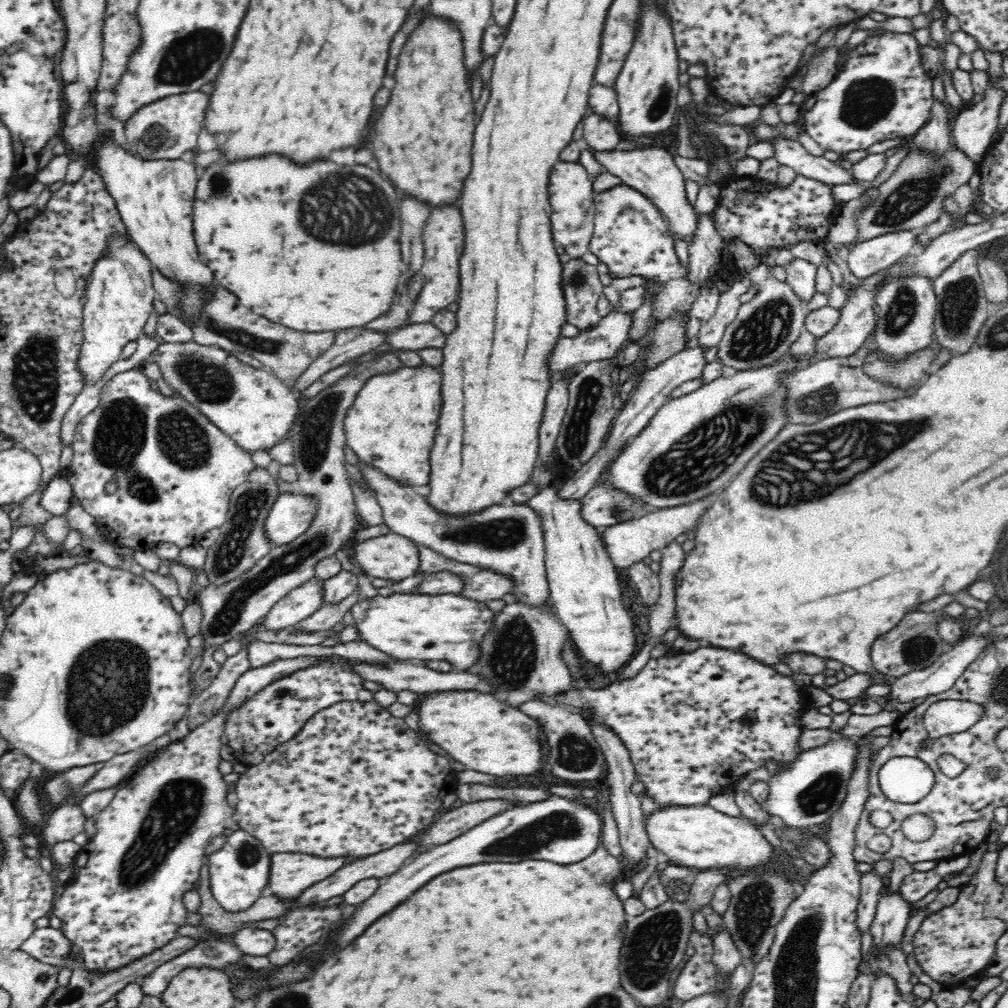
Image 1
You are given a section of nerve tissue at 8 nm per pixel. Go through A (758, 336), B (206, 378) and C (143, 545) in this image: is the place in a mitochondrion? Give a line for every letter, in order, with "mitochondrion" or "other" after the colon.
A: mitochondrion
B: mitochondrion
C: other

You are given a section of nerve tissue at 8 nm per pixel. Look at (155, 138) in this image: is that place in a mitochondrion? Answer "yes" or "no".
yes

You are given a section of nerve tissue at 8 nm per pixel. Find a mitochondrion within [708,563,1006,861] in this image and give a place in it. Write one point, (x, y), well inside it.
(819, 796)

